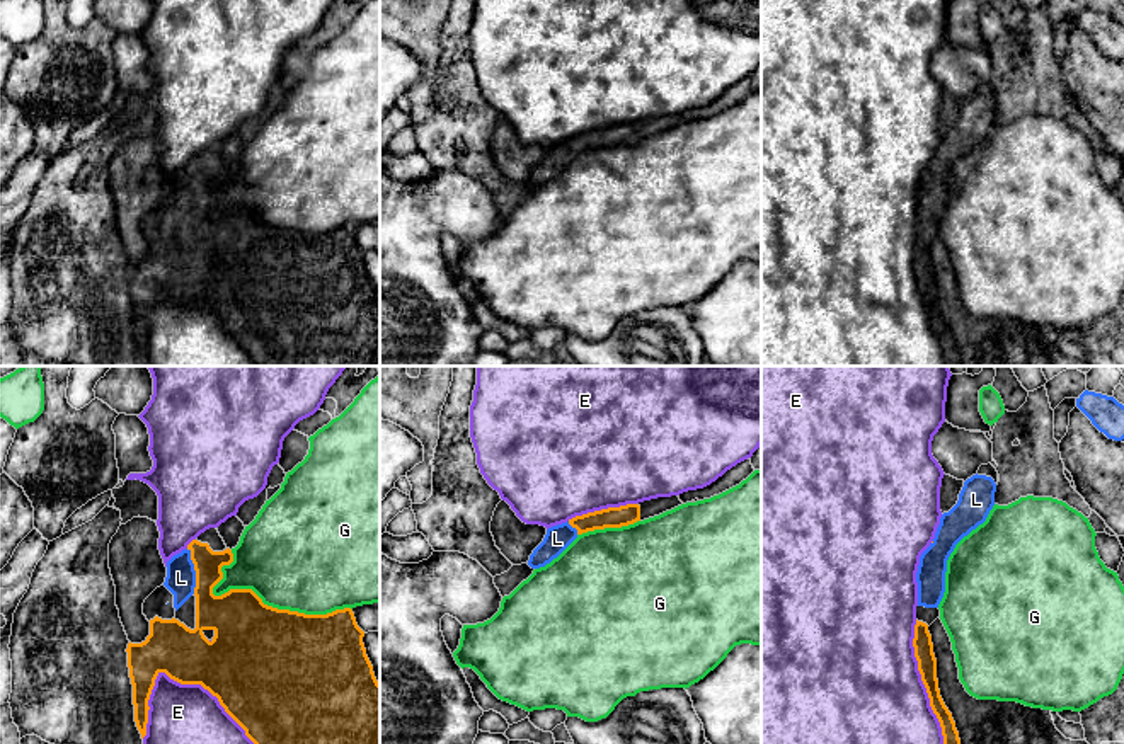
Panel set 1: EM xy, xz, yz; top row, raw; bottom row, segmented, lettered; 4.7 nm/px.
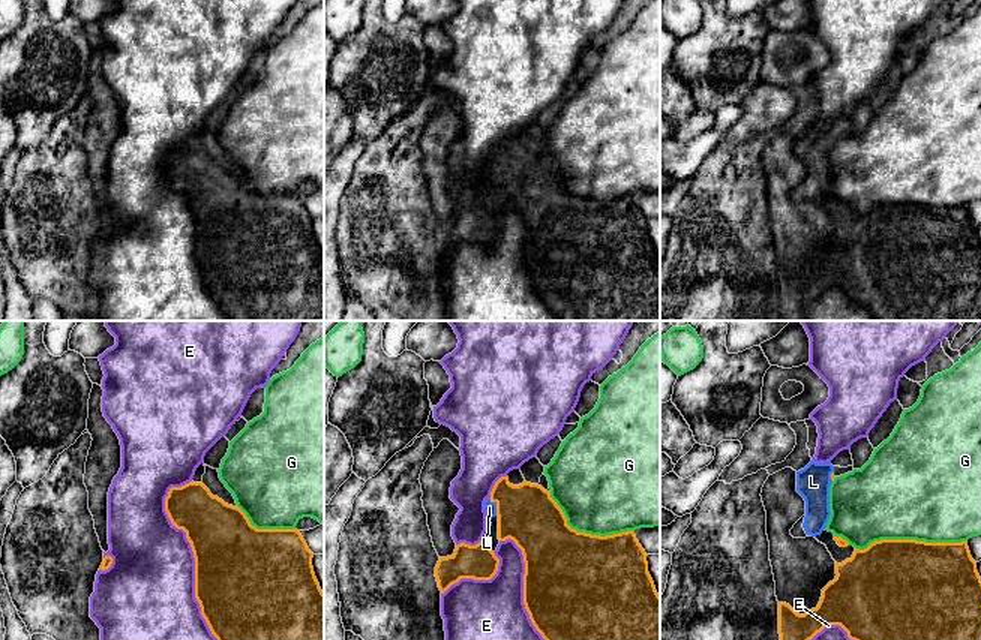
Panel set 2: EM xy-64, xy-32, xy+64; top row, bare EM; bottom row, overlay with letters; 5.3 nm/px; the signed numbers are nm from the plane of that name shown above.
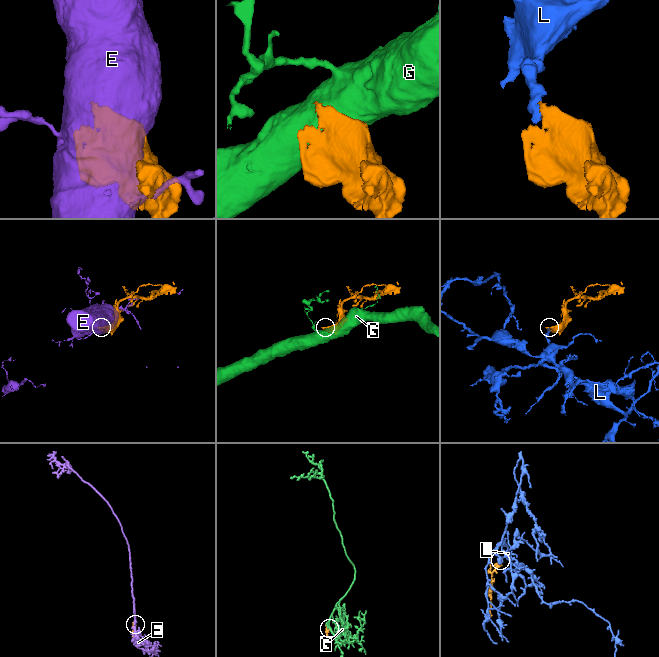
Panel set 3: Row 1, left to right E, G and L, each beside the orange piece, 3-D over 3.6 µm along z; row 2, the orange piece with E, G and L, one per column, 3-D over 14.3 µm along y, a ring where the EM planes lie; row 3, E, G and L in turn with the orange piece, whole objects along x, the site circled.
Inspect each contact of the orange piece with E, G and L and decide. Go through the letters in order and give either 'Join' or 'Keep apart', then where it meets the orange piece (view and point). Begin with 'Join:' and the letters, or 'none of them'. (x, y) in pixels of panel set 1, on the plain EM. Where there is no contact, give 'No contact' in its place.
Join: L
E: Keep apart. Touches orange at xy (212, 312)
G: Keep apart. Touches orange at xy (280, 228)
L: Join. Touches orange at xy (194, 188)

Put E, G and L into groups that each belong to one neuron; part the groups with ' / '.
E / G / L

